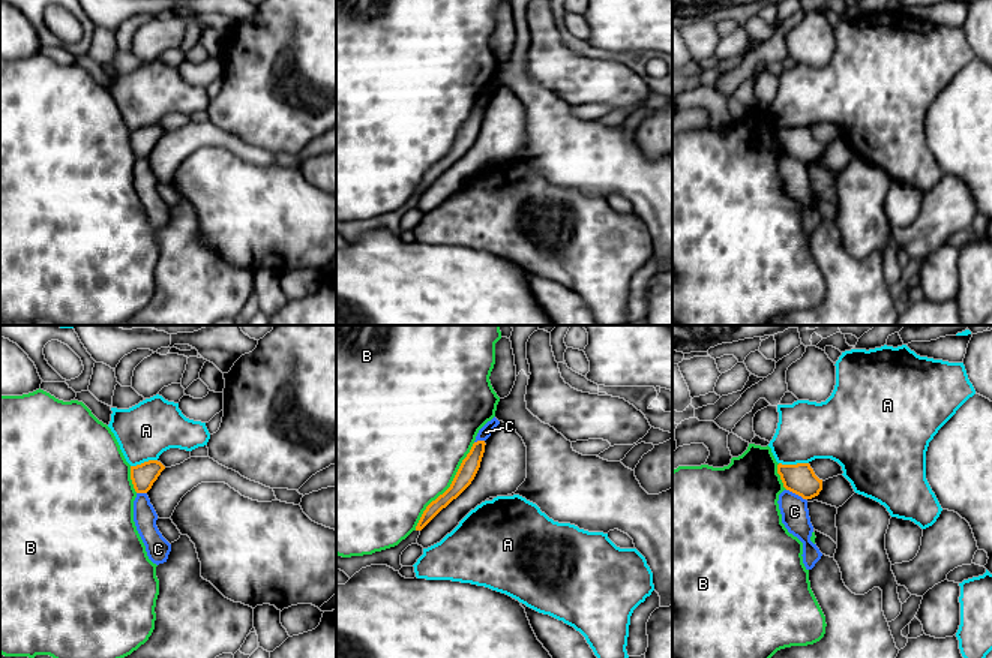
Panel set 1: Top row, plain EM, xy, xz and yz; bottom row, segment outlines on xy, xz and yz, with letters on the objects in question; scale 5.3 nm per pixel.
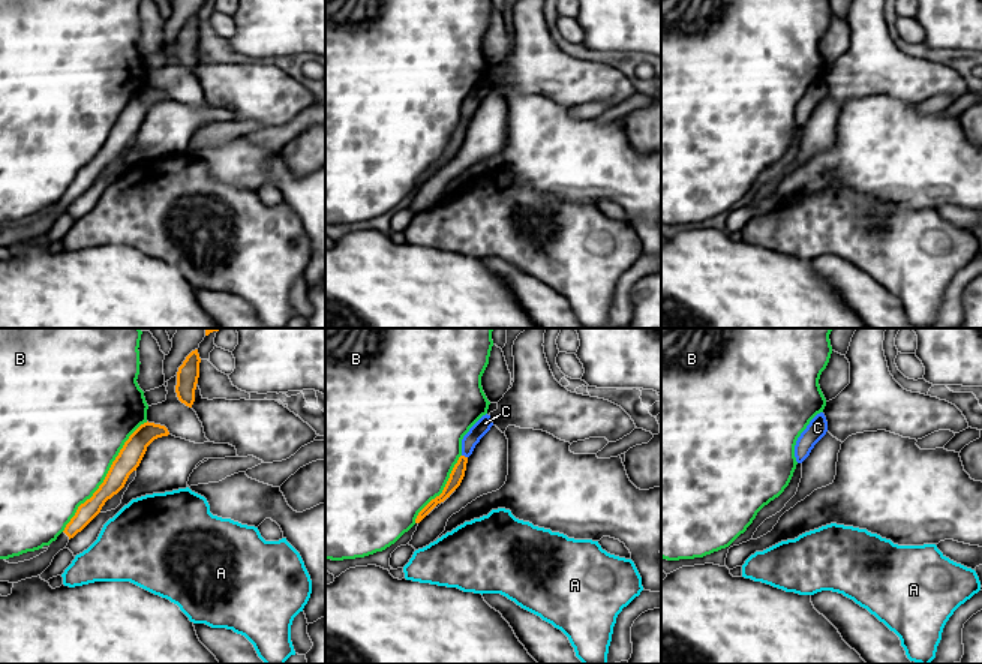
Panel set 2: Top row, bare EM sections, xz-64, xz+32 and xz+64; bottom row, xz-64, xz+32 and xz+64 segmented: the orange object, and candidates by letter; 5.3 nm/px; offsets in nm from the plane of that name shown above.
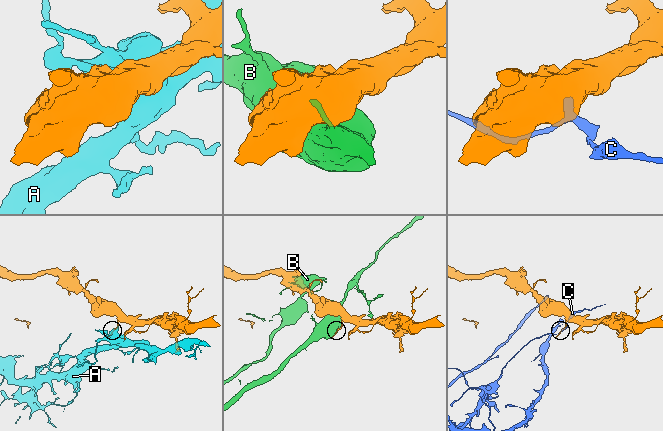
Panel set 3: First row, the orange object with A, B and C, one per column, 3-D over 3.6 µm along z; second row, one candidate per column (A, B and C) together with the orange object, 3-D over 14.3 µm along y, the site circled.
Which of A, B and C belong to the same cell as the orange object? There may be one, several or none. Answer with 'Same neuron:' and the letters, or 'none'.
Same neuron: none

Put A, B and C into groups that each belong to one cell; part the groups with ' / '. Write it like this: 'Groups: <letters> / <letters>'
Groups: A / B / C

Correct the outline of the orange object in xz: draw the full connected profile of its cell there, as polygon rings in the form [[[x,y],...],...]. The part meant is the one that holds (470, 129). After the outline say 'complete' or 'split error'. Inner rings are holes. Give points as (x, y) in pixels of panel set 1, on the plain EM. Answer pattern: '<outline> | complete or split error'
[[[477,105],[473,108],[470,117],[462,124],[450,151],[426,171],[416,190],[416,195],[422,195],[443,172],[446,172],[471,148],[480,132],[485,109],[485,105]]] | complete

